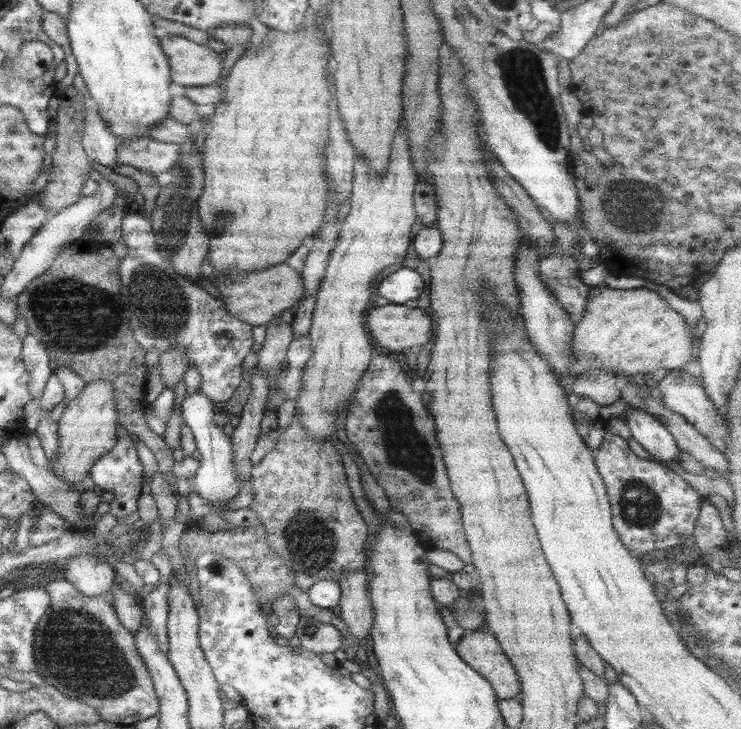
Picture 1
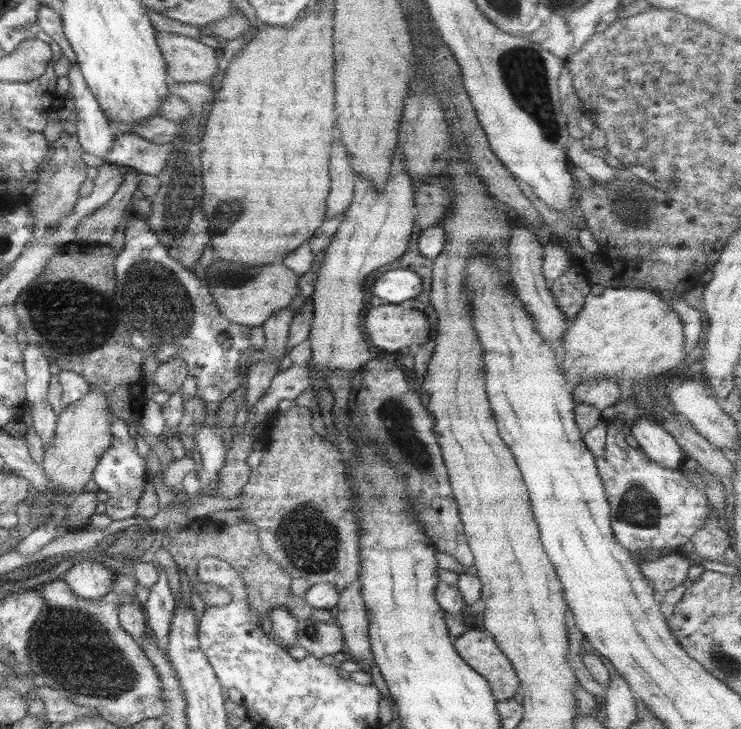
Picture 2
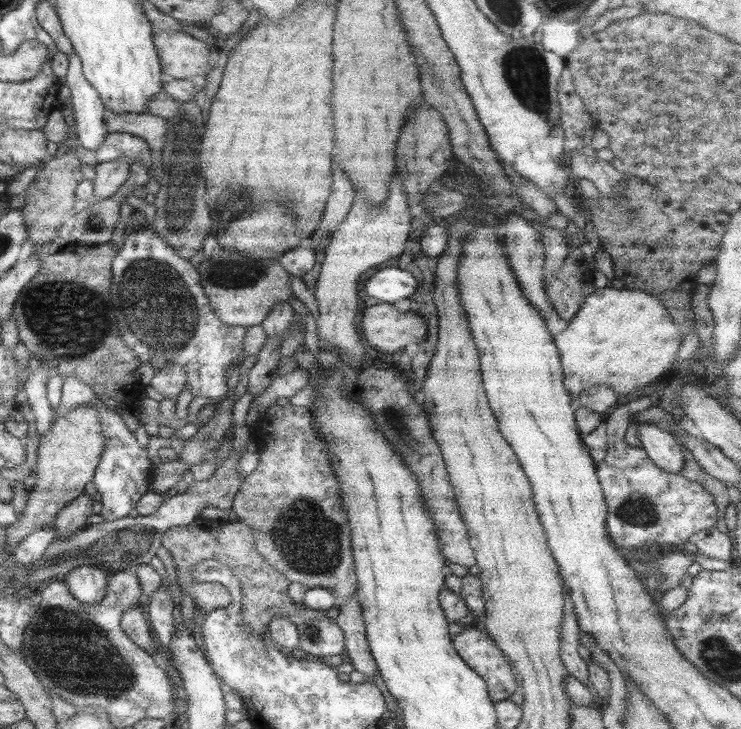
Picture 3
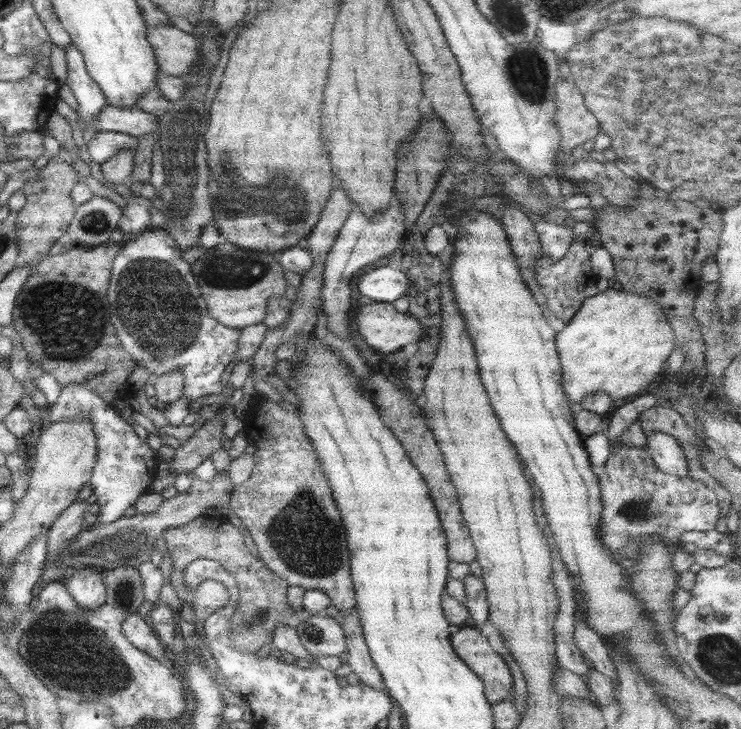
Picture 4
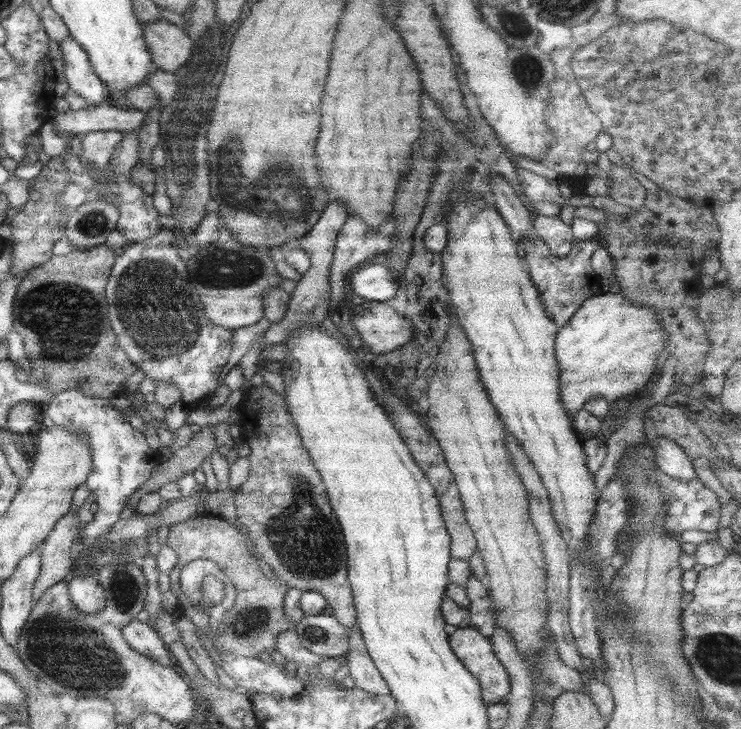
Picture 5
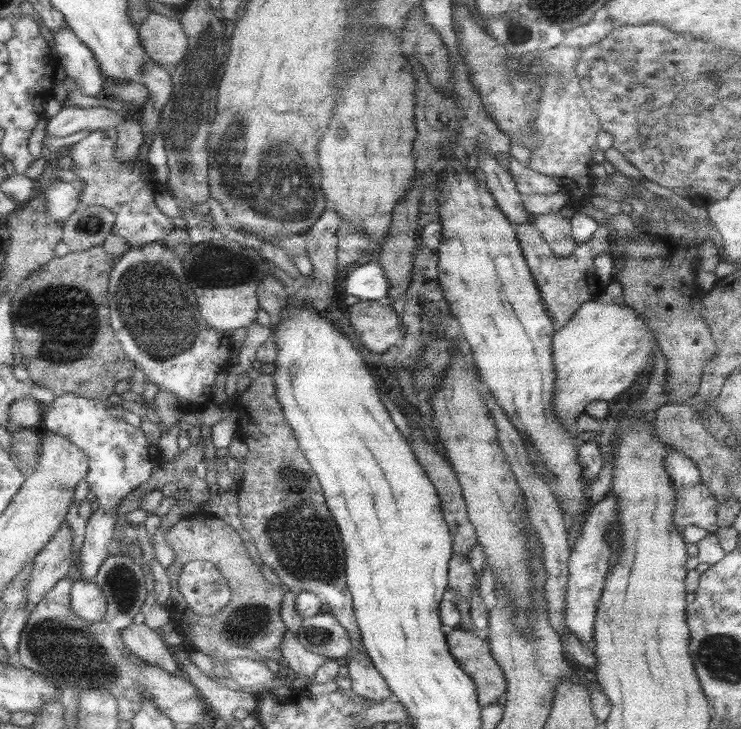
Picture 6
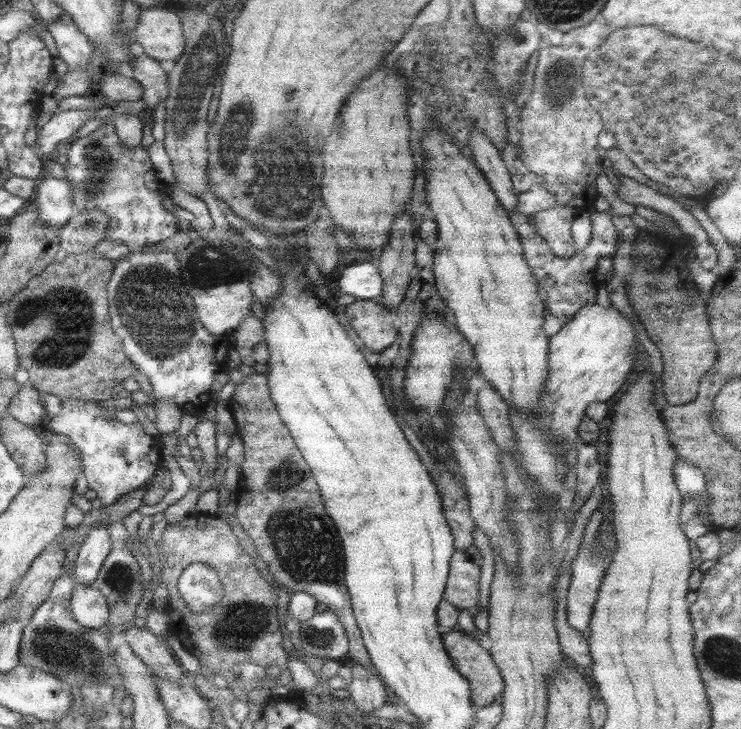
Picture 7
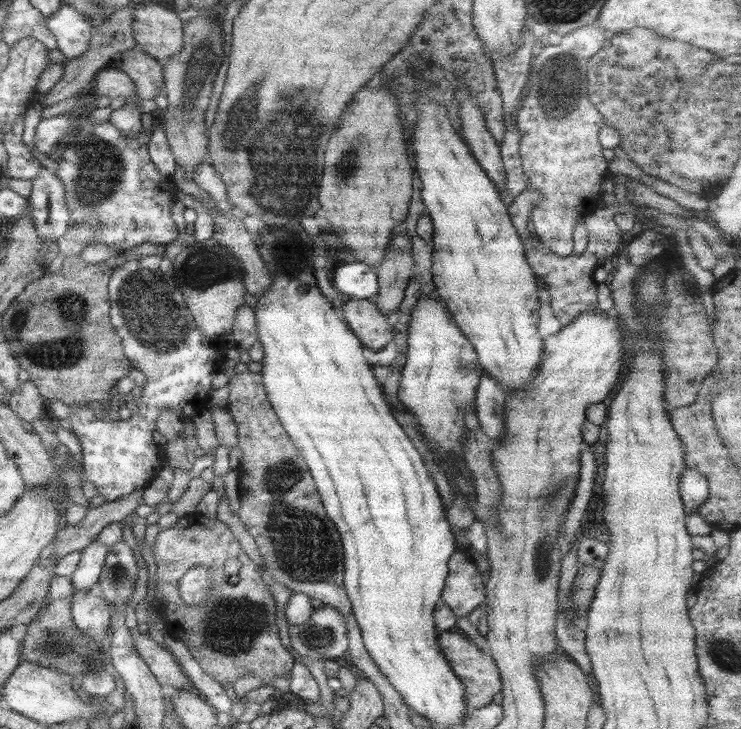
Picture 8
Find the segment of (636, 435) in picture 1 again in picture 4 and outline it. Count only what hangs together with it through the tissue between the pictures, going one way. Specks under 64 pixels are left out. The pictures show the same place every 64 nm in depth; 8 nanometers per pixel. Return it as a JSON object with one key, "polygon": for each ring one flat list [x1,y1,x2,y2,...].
{"polygon":[[656,431,646,433,645,449,656,468,662,472,679,477,688,476,688,462,676,437]]}

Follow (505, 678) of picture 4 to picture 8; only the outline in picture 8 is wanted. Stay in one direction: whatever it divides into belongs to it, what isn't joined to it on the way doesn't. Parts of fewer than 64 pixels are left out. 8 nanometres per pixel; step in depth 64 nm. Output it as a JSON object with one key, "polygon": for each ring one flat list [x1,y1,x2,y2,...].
{"polygon":[[456,632,440,633,438,640,440,649,451,665,452,671,464,684,467,710,477,710,493,703,493,697,501,693,501,676,497,665,487,651,480,650,467,637]]}

